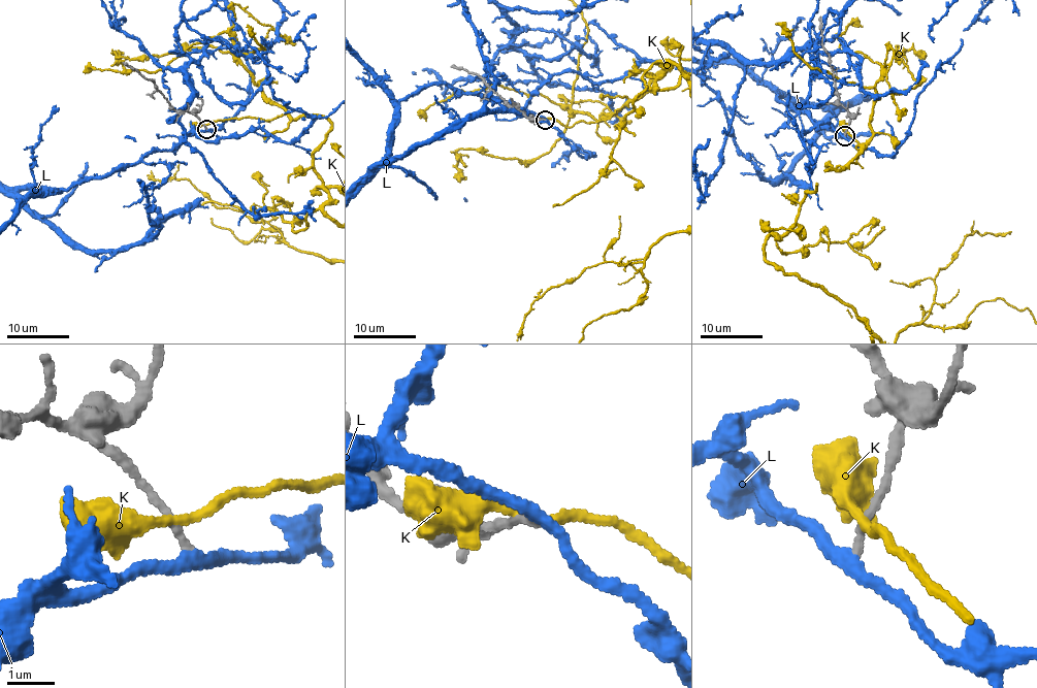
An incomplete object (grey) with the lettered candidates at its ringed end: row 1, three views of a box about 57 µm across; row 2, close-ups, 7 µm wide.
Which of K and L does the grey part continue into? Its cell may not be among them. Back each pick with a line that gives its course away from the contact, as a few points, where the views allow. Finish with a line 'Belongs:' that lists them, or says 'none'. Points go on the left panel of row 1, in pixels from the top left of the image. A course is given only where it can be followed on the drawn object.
Belongs: L

